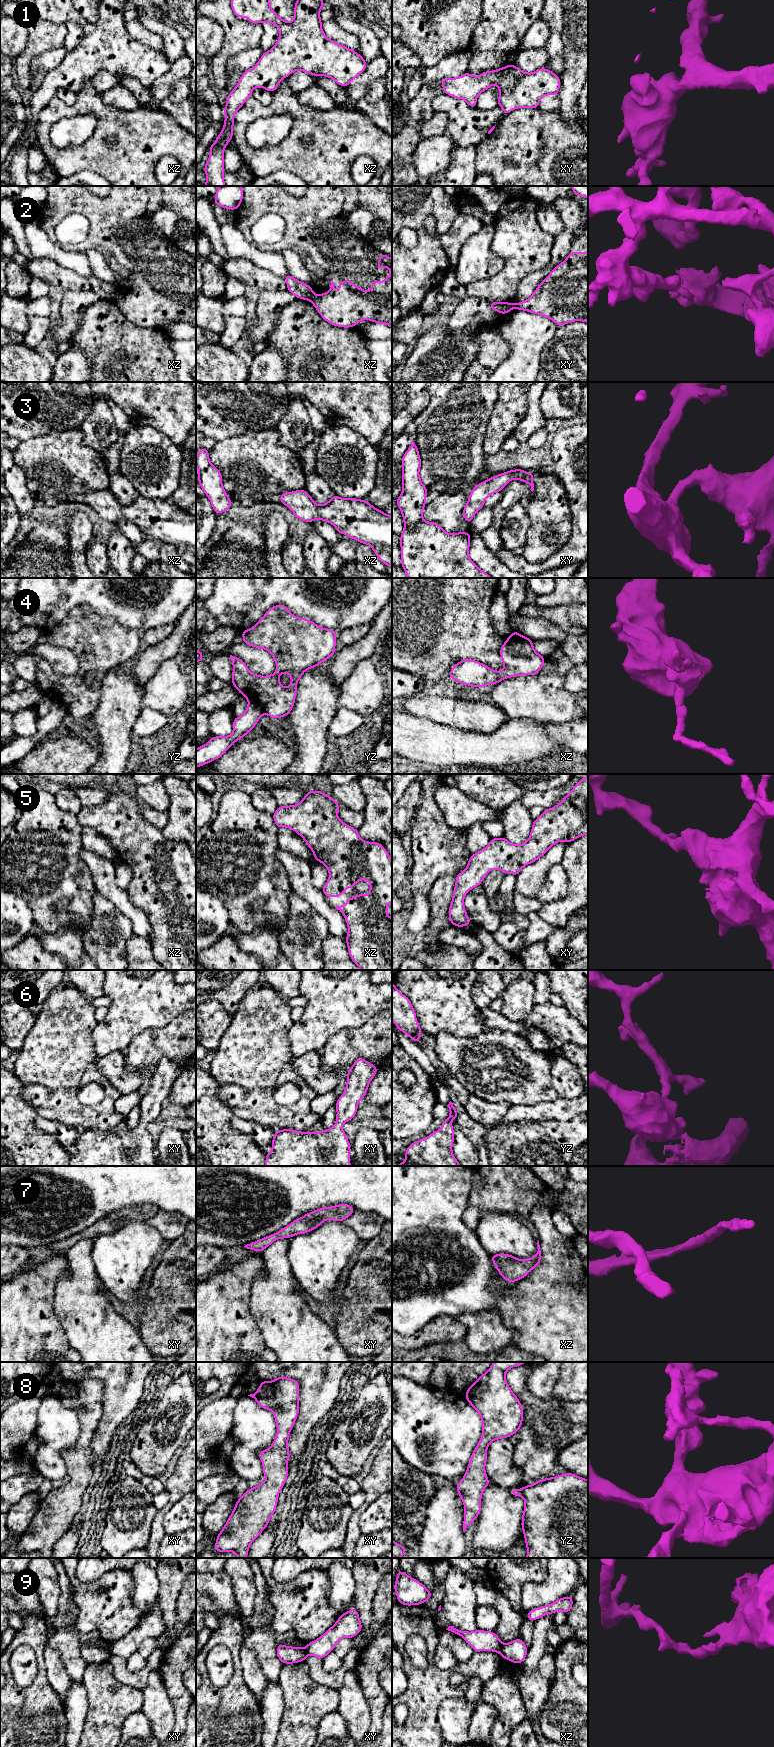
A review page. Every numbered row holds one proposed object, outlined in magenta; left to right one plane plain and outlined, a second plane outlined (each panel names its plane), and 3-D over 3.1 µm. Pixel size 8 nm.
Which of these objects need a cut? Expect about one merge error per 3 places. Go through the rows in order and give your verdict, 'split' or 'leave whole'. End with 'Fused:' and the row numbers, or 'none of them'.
1: leave whole
2: split
3: leave whole
4: split
5: leave whole
6: leave whole
7: leave whole
8: leave whole
9: split
Fused: 2, 4, 9

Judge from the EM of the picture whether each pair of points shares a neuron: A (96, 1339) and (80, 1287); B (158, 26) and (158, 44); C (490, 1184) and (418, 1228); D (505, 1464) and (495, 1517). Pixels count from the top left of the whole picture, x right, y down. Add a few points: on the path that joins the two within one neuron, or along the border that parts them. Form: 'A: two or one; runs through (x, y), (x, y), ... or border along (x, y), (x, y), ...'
A: one; runs through (93, 1326), (81, 1300)
B: two; border along (139, 21), (162, 38), (165, 54)
C: two; border along (472, 1176), (472, 1188), (467, 1205)
D: one; runs through (502, 1477), (502, 1488), (497, 1494), (497, 1504)

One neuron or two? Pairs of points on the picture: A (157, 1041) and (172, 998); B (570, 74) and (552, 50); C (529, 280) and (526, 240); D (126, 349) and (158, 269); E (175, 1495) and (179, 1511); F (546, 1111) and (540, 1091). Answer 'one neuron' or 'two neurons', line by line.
A: two neurons
B: two neurons
C: two neurons
D: two neurons
E: two neurons
F: two neurons

